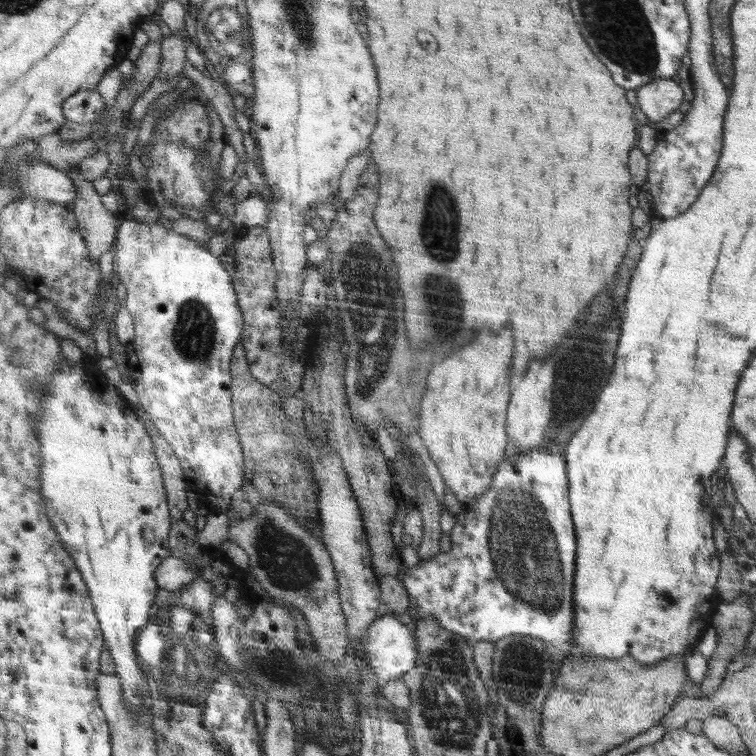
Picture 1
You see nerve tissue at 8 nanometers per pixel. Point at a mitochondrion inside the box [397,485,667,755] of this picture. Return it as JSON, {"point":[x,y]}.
{"point":[450,709]}

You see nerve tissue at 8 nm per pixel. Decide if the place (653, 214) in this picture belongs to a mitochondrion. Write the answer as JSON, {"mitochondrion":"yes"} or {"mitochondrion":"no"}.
{"mitochondrion":"no"}

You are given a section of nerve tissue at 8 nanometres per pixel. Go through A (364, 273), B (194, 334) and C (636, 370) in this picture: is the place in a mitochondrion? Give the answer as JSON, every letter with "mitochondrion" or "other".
{"A":"mitochondrion","B":"mitochondrion","C":"other"}

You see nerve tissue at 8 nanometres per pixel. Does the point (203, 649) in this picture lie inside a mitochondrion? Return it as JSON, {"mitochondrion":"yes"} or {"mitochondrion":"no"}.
{"mitochondrion":"yes"}

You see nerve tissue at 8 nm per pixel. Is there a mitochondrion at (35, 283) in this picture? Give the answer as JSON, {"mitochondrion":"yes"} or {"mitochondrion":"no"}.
{"mitochondrion":"no"}

